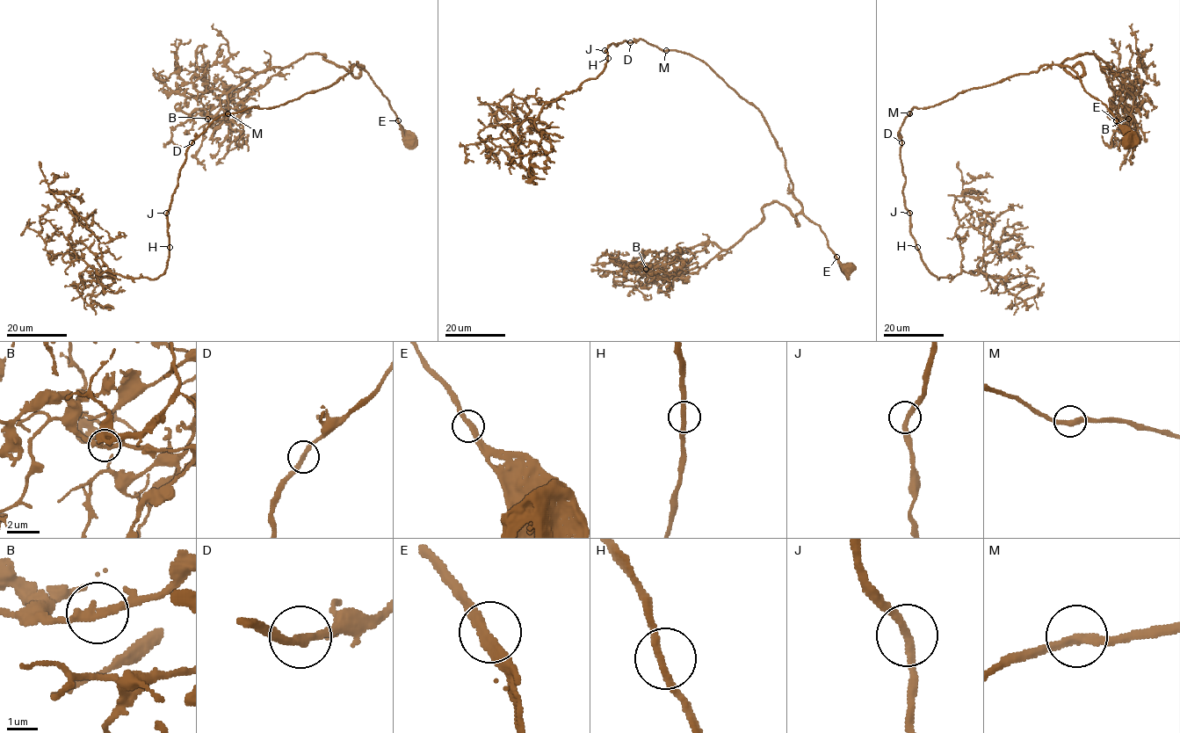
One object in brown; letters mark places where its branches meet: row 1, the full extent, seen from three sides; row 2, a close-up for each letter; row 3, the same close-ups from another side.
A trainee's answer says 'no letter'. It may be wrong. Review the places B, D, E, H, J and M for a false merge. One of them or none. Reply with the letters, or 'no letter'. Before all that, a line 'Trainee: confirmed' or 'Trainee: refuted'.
Trainee: confirmed
no letter

